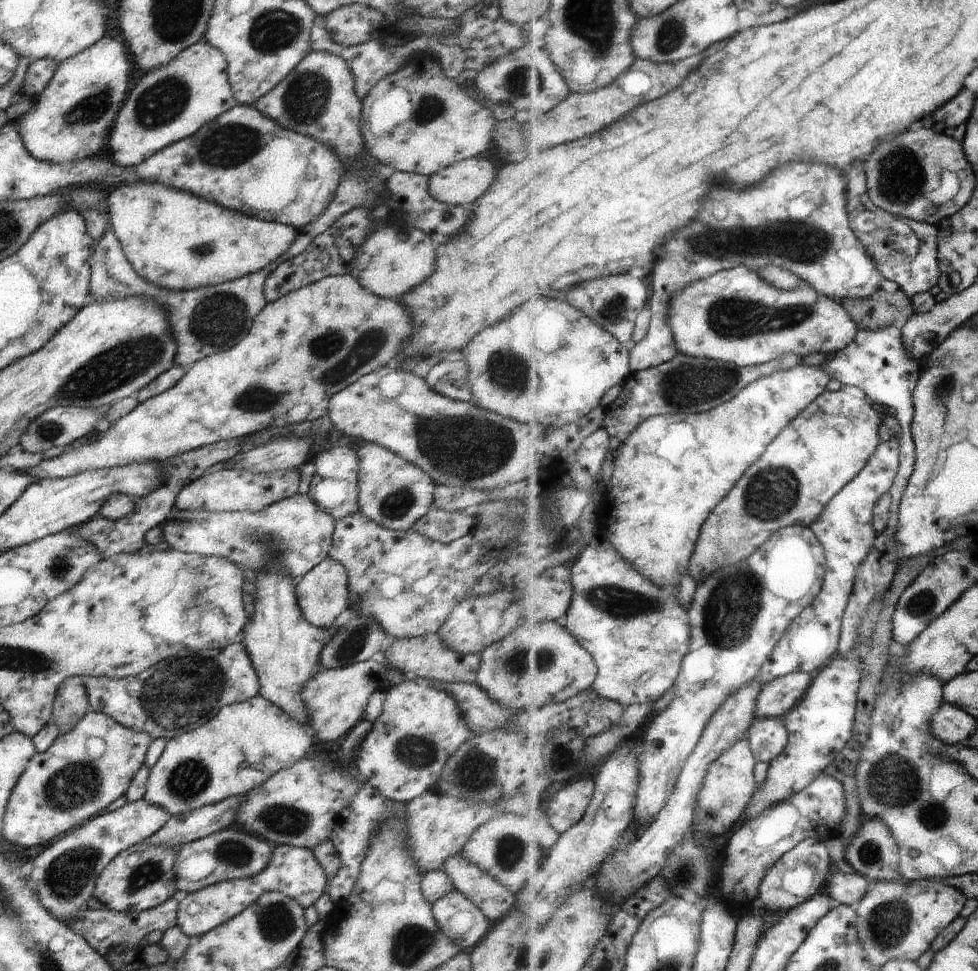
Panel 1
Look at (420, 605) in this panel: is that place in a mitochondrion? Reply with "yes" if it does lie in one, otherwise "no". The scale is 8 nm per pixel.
no

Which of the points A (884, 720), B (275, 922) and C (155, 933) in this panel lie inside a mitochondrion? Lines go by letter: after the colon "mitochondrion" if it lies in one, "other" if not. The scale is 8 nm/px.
A: mitochondrion
B: mitochondrion
C: other

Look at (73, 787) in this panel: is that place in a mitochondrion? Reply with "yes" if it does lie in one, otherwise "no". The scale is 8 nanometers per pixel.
yes

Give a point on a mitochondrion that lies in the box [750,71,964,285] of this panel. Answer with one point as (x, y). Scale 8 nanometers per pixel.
(901, 175)

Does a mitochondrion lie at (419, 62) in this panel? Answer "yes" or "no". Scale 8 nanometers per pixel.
no

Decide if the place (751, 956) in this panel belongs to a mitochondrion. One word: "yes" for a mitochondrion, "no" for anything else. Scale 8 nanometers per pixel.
no

